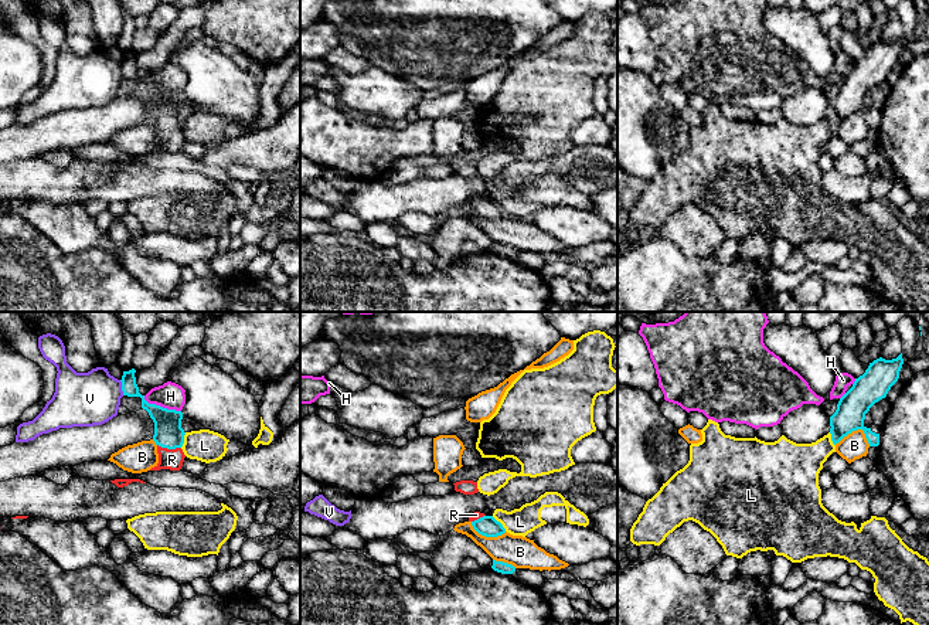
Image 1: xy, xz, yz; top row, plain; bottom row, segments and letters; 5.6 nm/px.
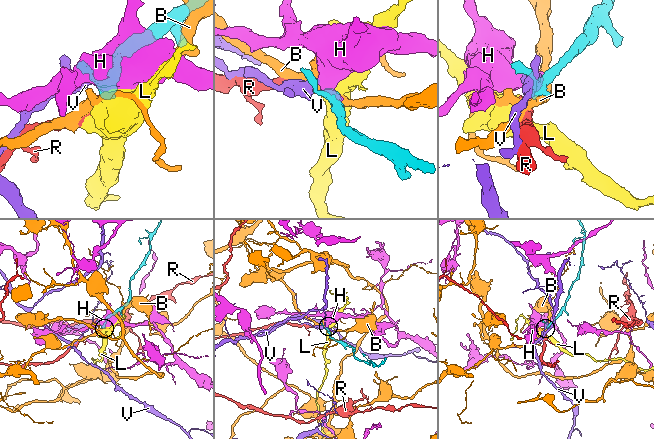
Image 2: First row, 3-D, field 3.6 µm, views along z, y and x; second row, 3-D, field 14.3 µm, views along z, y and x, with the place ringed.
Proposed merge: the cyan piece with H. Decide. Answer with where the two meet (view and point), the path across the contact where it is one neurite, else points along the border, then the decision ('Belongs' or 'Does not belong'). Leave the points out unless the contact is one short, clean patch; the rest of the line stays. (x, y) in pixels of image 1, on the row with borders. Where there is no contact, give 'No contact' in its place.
Touches cyan at xy (162, 407). Boundary: xy (143, 396), (149, 403), (180, 411). Does not belong

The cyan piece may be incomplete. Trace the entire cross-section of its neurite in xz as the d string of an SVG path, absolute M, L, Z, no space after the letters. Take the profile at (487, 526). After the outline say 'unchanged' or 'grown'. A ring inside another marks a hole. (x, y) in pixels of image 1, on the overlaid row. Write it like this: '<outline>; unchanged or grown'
M480 512L472 513L469 522L479 534L486 537L497 537L506 533L506 529L500 522L497 522L493 516L486 516Z; grown

